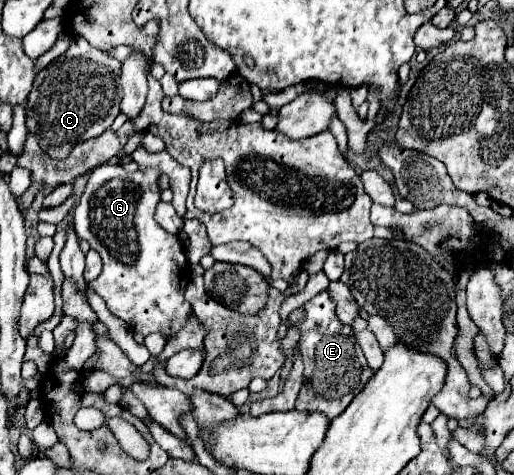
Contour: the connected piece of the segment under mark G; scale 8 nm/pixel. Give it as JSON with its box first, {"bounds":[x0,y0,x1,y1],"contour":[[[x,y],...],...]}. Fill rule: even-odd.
{"bounds":[73,163,191,339],"contour":[[[105,163],[99,165],[93,173],[91,179],[73,209],[73,227],[77,231],[77,237],[89,241],[89,245],[101,255],[103,259],[103,271],[101,275],[89,283],[89,287],[105,301],[107,309],[123,319],[131,331],[141,333],[147,337],[149,333],[163,333],[167,339],[177,335],[183,325],[191,317],[191,305],[185,301],[183,291],[189,281],[189,273],[185,273],[185,253],[183,253],[183,243],[179,241],[177,235],[167,233],[159,223],[155,223],[155,207],[161,201],[161,189],[159,189],[159,177],[161,171],[157,167],[145,169],[145,171],[135,171],[127,173],[119,163]]]}

